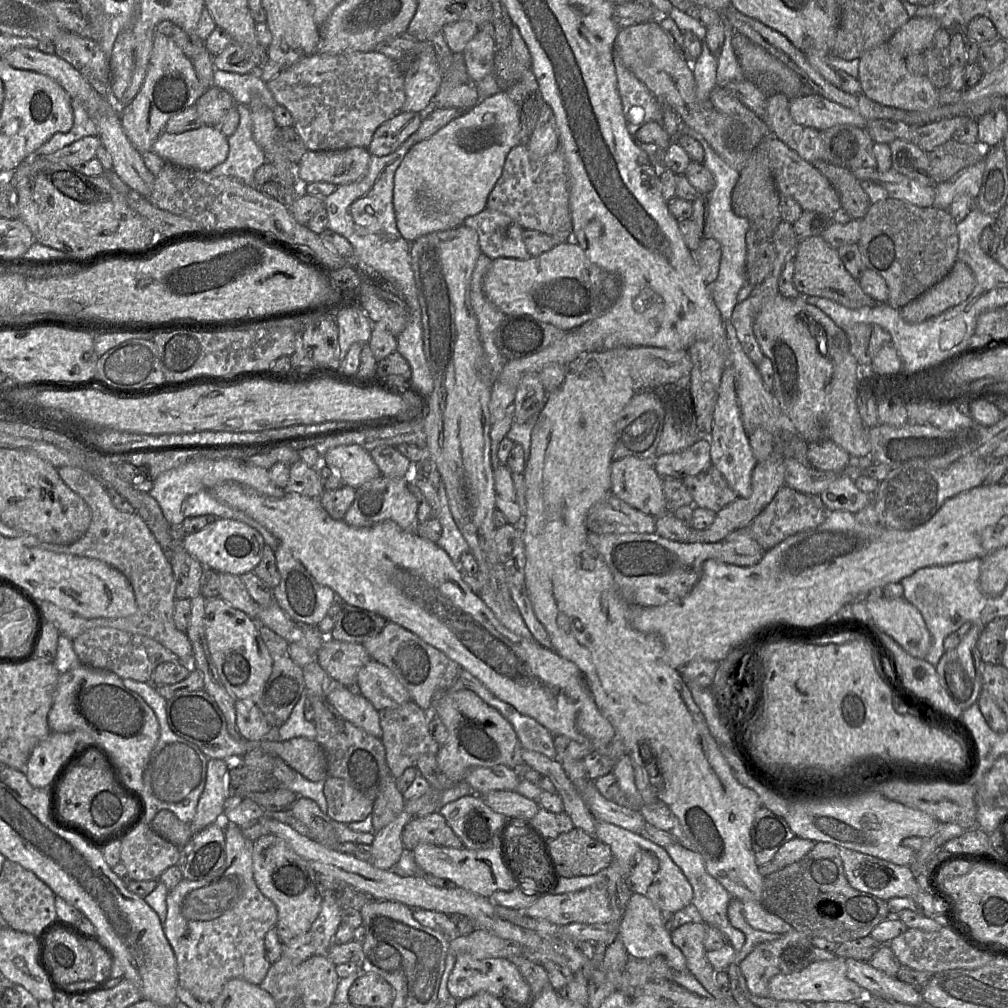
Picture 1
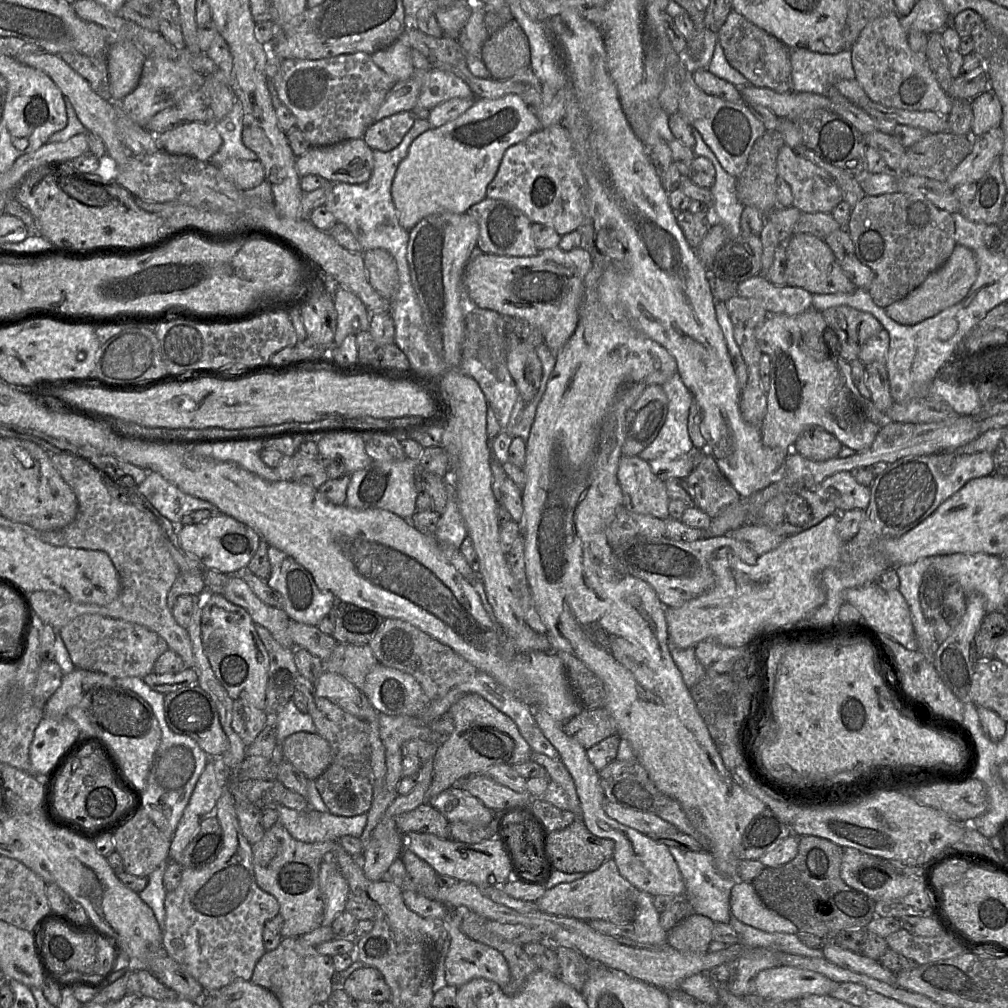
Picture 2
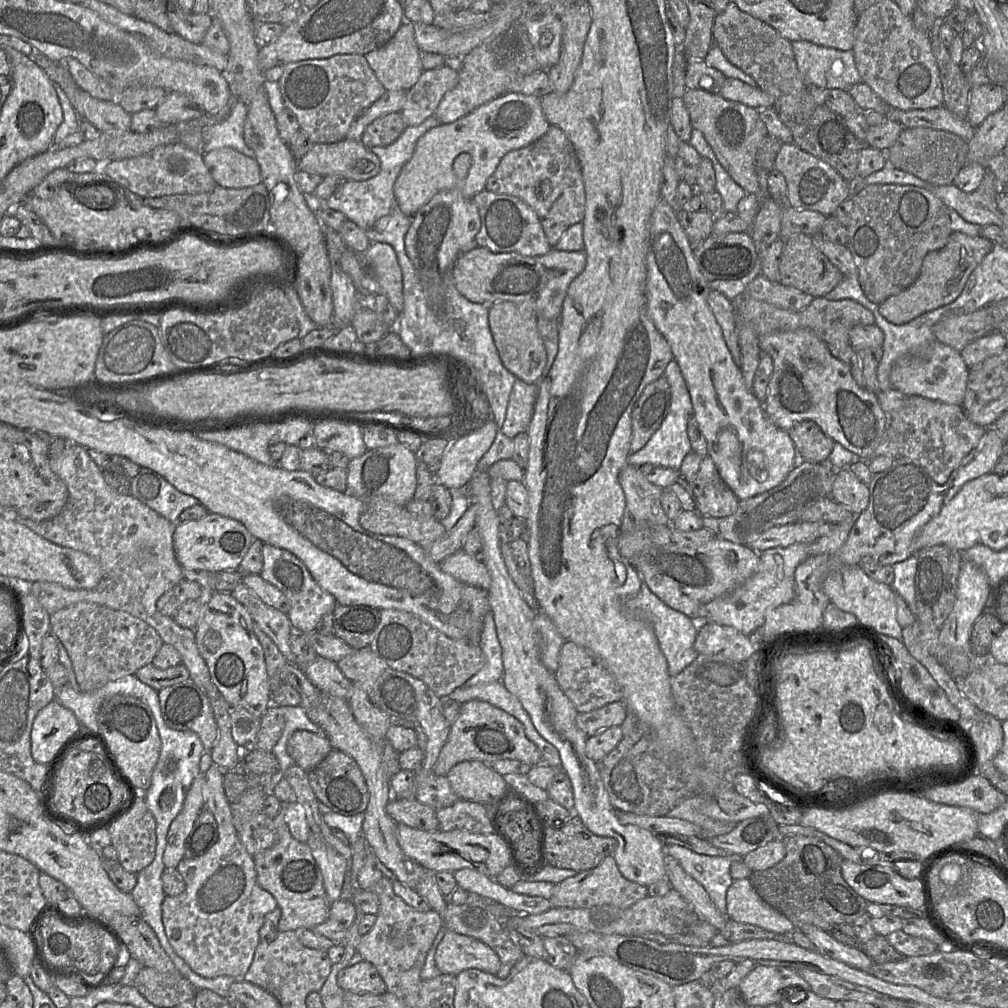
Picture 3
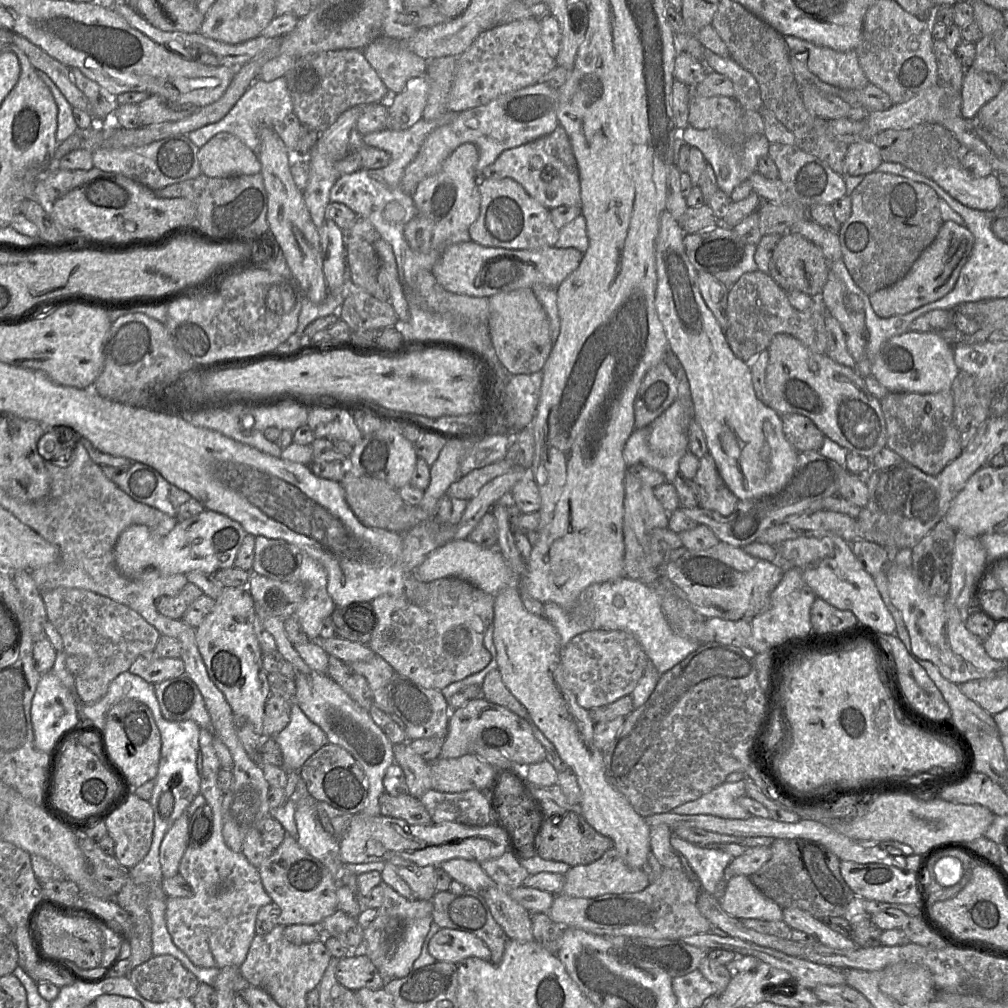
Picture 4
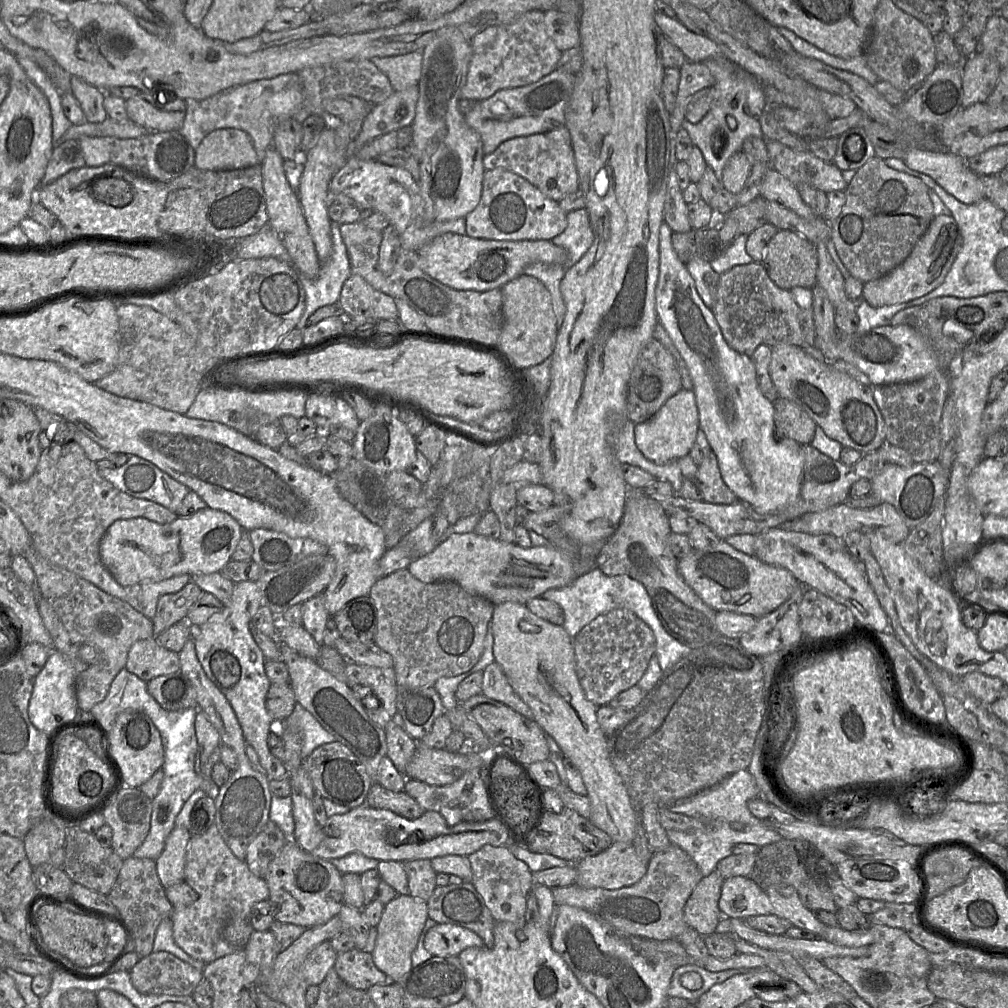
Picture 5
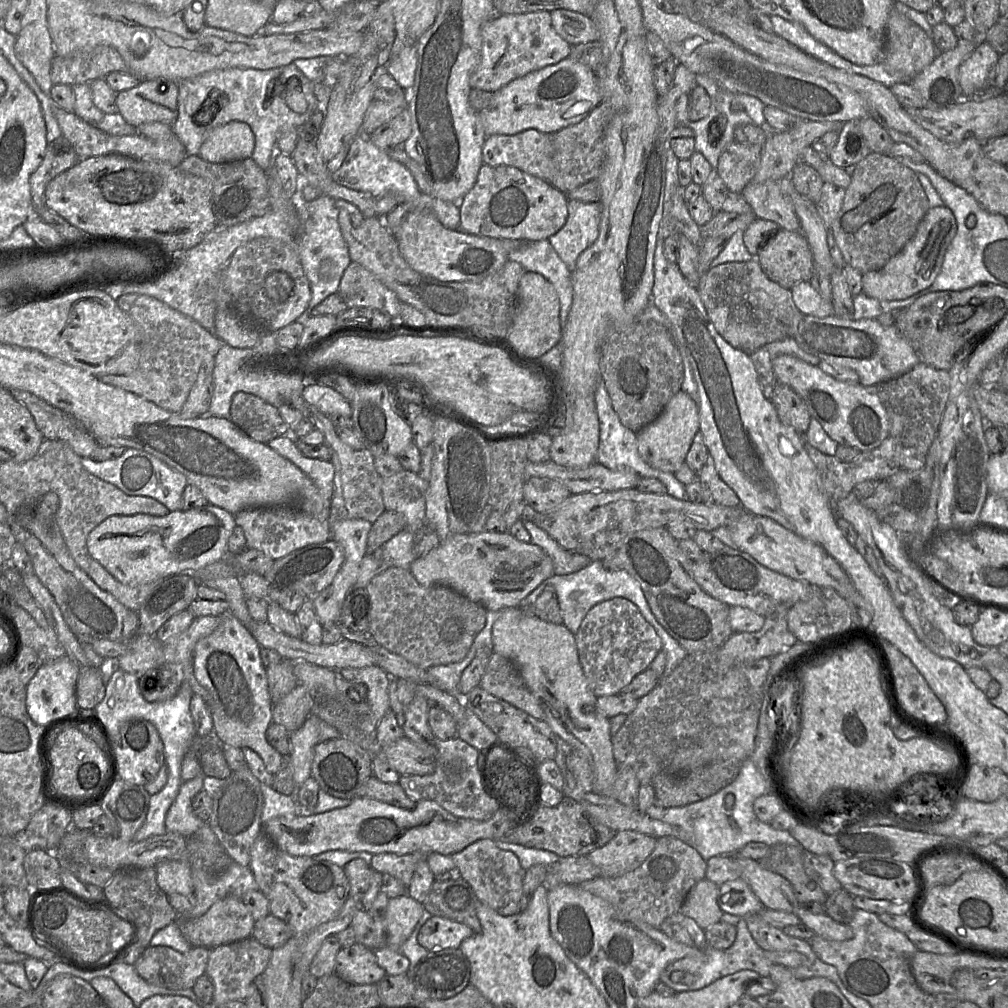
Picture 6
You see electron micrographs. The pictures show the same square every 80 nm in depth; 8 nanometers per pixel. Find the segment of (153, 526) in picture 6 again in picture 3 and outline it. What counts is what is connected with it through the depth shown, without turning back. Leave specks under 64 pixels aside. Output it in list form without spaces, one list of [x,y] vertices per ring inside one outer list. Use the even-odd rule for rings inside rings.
[[[210,512],[198,520],[176,523],[173,532],[174,553],[179,565],[209,573],[238,570],[254,540],[255,537],[239,521]]]

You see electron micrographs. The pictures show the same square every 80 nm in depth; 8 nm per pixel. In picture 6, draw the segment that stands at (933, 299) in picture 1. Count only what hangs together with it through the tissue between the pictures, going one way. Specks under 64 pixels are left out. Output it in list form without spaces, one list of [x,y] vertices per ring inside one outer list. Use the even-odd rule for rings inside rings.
[[[930,207],[914,236],[882,269],[862,274],[862,292],[882,301],[902,300],[929,288],[938,276],[945,254],[957,232],[953,213],[946,207]]]

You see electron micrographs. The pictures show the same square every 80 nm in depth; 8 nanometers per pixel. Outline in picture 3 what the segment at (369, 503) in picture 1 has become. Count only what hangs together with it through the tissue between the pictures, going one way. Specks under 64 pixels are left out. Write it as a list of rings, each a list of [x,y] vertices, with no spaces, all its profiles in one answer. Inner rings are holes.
[[[400,442],[385,447],[367,449],[363,455],[349,461],[346,469],[346,493],[362,501],[382,497],[405,507],[414,498],[417,464],[415,453]]]

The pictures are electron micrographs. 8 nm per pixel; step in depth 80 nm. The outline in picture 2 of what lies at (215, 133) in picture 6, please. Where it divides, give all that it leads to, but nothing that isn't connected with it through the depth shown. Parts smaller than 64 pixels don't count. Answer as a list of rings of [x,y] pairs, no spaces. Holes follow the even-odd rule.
[[[228,159],[219,166],[220,170],[239,189],[255,188],[265,181],[265,170],[259,160]]]

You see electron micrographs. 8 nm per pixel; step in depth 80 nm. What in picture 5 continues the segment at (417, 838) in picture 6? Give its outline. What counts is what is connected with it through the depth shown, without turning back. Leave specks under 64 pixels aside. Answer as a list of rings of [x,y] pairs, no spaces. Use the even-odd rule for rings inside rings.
[[[368,805],[350,809],[339,815],[329,816],[322,826],[325,837],[311,853],[325,860],[359,853],[378,861],[431,860],[446,855],[469,856],[484,845],[505,846],[509,834],[505,825],[495,817],[484,822],[449,824],[435,811],[425,811],[419,818],[408,820],[389,810]]]

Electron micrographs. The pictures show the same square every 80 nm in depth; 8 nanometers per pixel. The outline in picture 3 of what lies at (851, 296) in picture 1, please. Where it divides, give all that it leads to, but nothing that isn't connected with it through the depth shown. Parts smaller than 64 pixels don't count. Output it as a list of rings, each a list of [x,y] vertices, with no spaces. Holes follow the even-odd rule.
[[[798,234],[784,240],[779,263],[780,283],[799,289],[816,298],[825,297],[842,281],[844,275],[814,244],[812,237],[806,234]]]

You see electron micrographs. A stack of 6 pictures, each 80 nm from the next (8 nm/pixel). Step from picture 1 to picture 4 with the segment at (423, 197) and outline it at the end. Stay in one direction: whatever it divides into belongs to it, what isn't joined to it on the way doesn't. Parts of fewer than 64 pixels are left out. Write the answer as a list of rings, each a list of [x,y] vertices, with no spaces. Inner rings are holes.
[[[536,83],[501,95],[485,105],[461,112],[454,120],[434,129],[426,137],[418,155],[404,171],[401,189],[413,196],[418,184],[436,173],[443,161],[464,143],[472,143],[478,148],[476,172],[480,180],[483,170],[494,163],[503,151],[552,133],[559,126],[557,103],[558,89],[545,83]]]

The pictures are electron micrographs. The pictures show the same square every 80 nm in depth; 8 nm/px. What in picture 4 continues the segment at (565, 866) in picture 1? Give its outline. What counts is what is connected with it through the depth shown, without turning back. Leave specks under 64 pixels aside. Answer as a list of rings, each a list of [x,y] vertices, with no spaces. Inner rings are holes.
[[[568,811],[557,825],[545,819],[541,831],[536,836],[535,844],[536,854],[541,858],[563,862],[569,866],[590,864],[614,848],[614,843],[609,837],[597,832],[582,815],[573,811]]]

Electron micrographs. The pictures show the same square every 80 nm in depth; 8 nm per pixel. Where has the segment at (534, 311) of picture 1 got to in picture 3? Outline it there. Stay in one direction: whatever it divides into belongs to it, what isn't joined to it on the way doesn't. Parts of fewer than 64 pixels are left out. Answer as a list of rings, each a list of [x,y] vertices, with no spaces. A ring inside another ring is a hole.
[[[477,246],[460,254],[451,269],[450,275],[457,291],[473,303],[486,304],[488,306],[495,302],[503,301],[530,303],[538,316],[558,320],[568,287],[583,272],[586,261],[585,250],[567,252],[552,249],[545,255],[528,257],[516,252],[494,253],[486,248]]]

